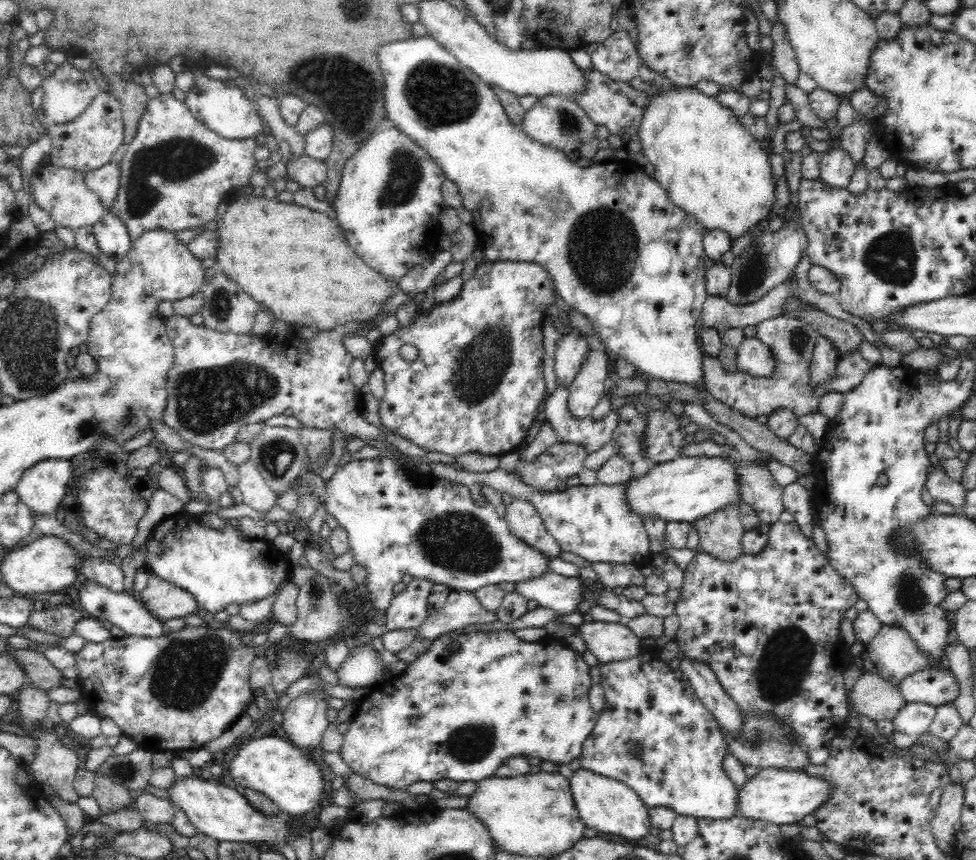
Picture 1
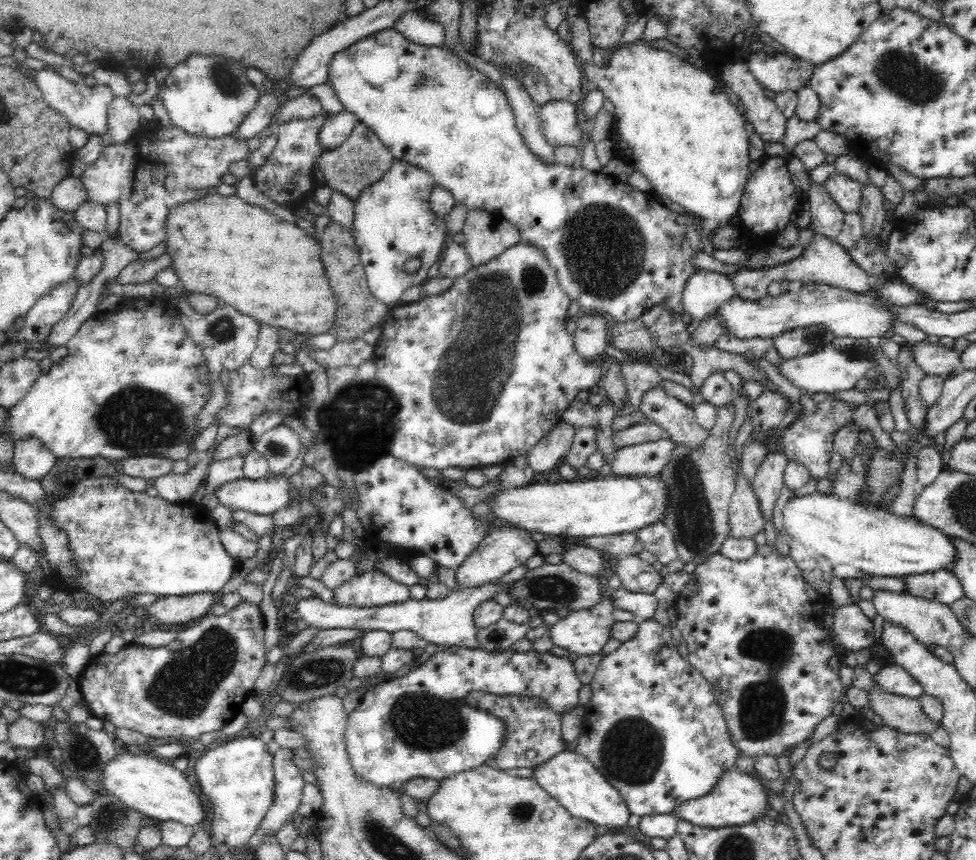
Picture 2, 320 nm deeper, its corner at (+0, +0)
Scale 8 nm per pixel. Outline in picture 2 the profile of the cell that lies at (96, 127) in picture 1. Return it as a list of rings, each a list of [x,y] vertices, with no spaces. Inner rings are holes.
[[[114,98],[109,104],[107,119],[107,133],[101,135],[104,147],[126,142],[139,130],[138,107],[127,98]]]

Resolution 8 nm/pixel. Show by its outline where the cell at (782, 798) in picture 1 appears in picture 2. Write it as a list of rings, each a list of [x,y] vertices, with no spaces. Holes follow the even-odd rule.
[[[737,768],[728,769],[720,776],[710,792],[676,805],[671,814],[677,820],[684,820],[694,826],[707,829],[748,824],[749,821],[757,820],[766,813],[769,798],[764,788],[755,777],[742,773]]]

